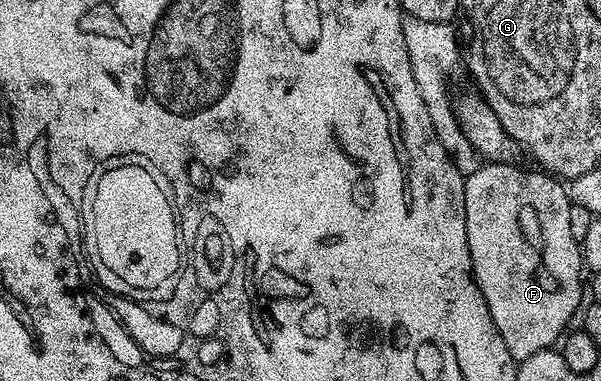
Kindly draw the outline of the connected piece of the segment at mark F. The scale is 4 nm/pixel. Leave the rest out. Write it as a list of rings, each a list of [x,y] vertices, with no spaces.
[[[486,162],[465,176],[465,212],[473,275],[487,301],[487,309],[491,309],[495,329],[507,341],[511,357],[520,361],[531,357],[531,353],[550,350],[566,334],[577,306],[578,311],[582,306],[583,260],[580,242],[571,233],[568,212],[571,204],[566,184],[544,170],[524,171],[517,166],[516,162]]]

